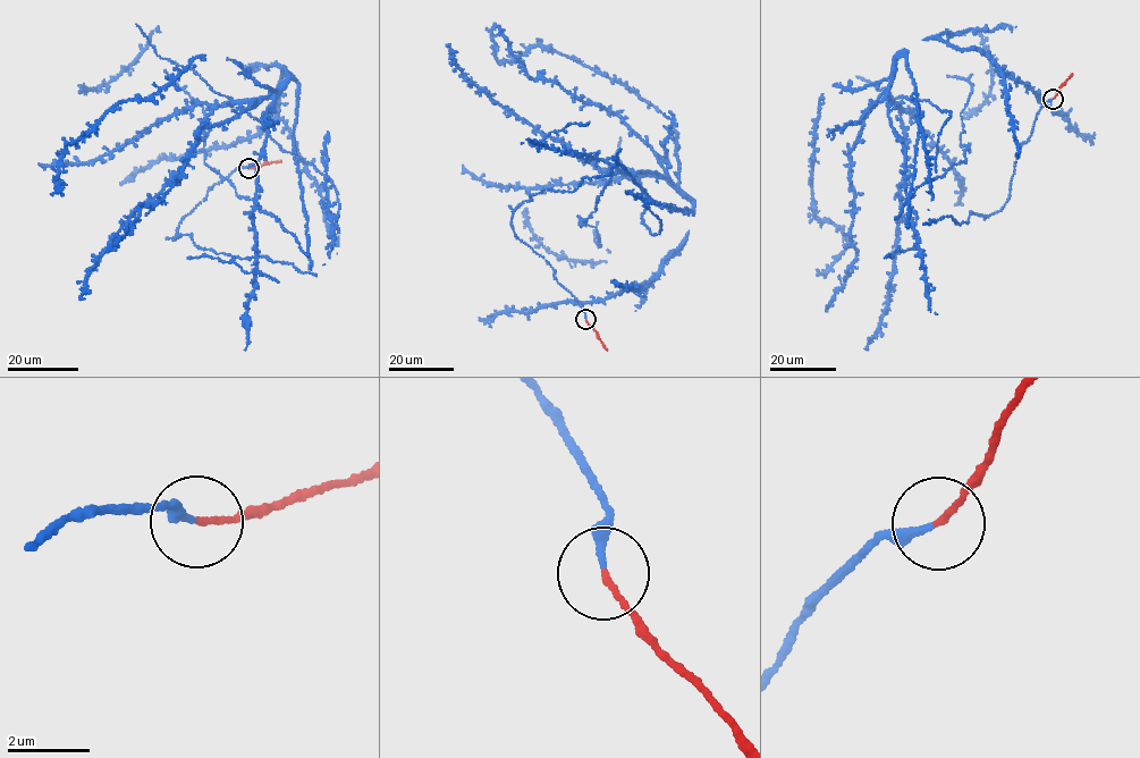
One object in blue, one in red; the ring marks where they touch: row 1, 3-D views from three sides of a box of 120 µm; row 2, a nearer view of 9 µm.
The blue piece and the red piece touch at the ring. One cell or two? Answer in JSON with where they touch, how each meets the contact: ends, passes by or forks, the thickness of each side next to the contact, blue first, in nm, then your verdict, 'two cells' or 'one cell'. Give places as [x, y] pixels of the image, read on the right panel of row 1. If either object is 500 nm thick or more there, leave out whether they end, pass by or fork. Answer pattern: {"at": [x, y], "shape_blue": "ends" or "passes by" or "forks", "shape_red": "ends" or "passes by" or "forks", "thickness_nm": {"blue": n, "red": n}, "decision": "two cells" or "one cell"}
{"at": [1053, 99], "shape_blue": "ends", "shape_red": "ends", "thickness_nm": {"blue": 200, "red": 130}, "decision": "one cell"}

